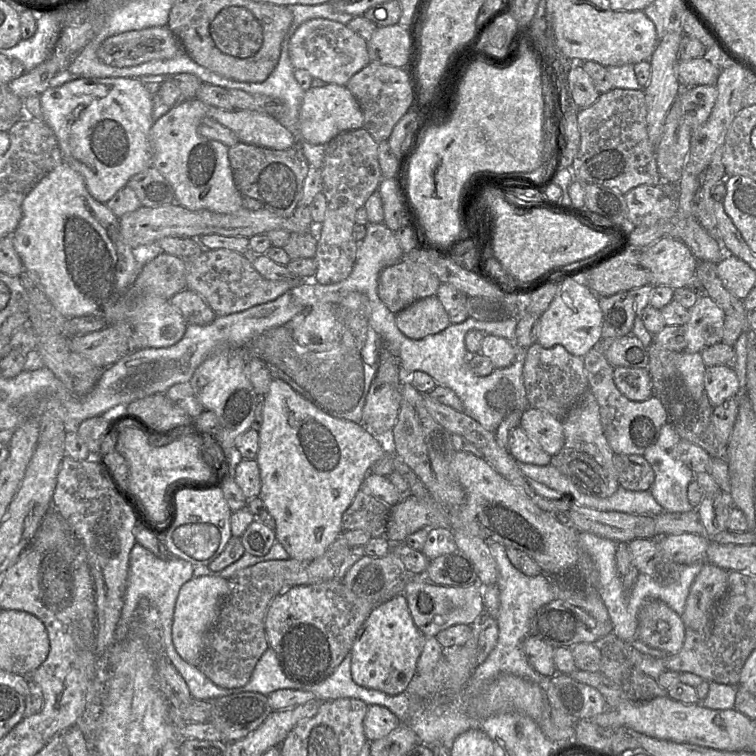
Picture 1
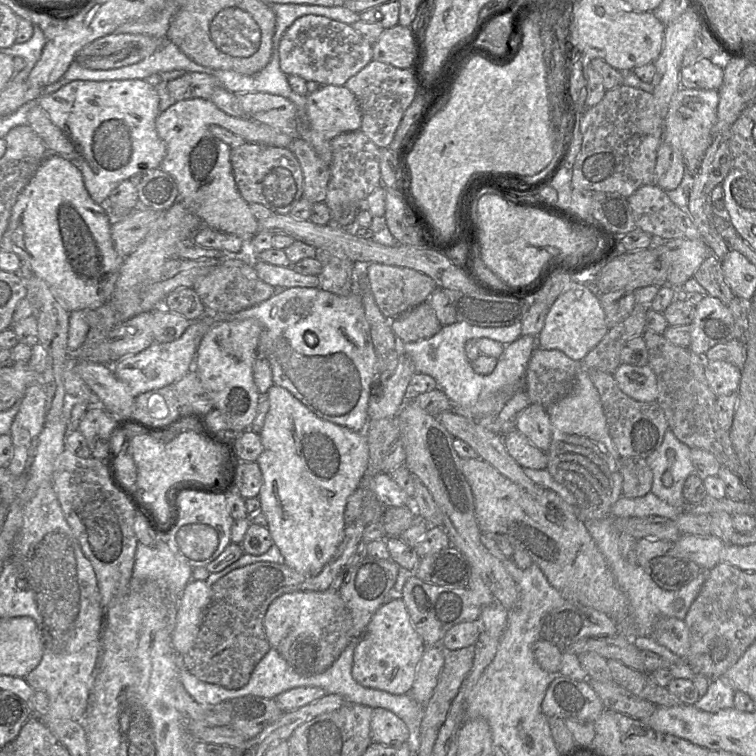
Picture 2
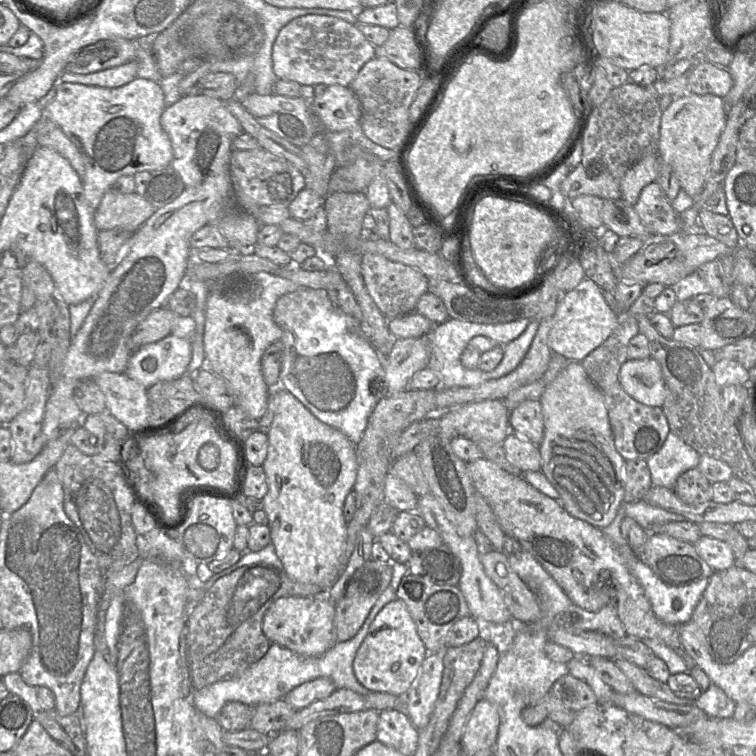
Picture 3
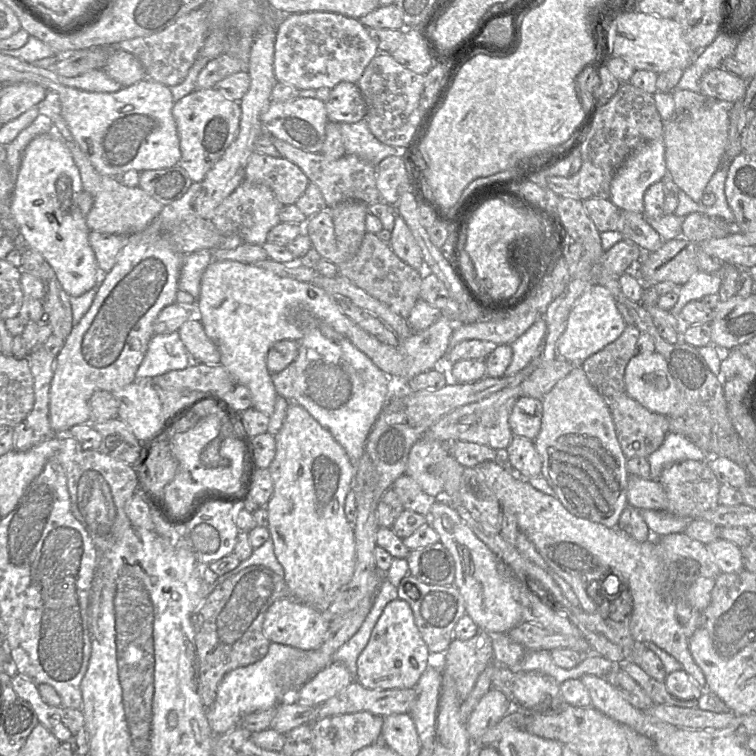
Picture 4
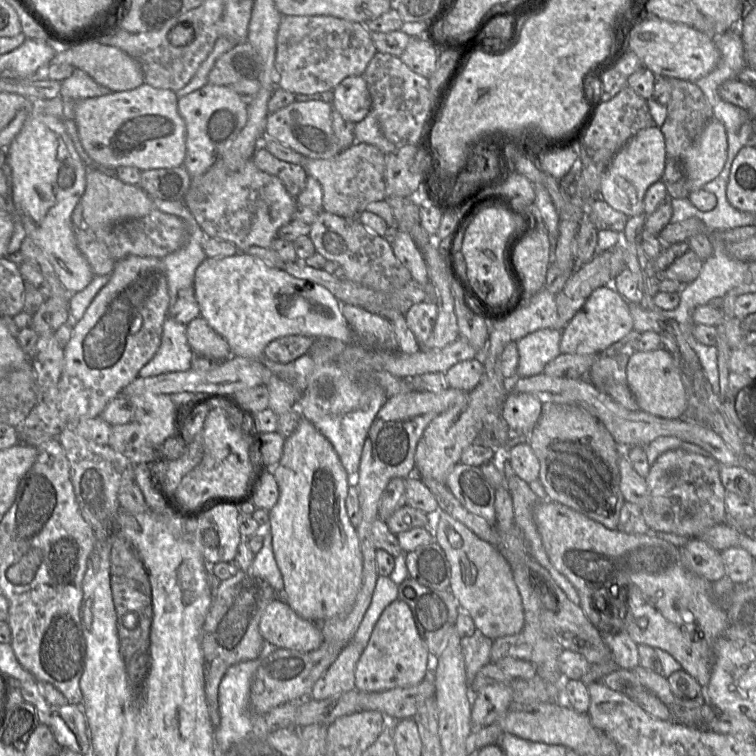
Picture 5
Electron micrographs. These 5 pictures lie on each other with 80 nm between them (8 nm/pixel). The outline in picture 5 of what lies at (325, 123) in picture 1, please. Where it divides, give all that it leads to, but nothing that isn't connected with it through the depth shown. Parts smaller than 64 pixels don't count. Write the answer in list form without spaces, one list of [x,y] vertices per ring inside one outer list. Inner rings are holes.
[[[349,76],[333,90],[332,109],[353,123],[362,121],[372,109],[367,83],[362,76]]]

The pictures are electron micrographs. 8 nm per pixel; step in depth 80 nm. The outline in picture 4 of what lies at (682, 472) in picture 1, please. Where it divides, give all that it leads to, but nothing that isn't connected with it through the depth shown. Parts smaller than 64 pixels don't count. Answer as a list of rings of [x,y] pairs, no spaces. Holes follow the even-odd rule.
[[[669,430],[662,444],[659,446],[659,448],[657,448],[653,453],[647,456],[647,461],[650,466],[650,479],[658,480],[663,470],[674,463],[682,462],[685,460],[707,461],[710,457],[720,457],[720,456],[708,455],[706,452],[698,448],[695,444],[693,444],[691,441],[689,441],[684,436]]]

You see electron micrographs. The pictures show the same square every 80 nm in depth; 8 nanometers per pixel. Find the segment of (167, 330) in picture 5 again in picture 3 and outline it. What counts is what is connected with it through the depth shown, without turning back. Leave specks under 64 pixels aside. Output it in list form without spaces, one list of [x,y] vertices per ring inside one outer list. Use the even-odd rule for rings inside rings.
[[[169,334],[156,342],[148,343],[135,349],[129,358],[124,373],[148,389],[158,382],[176,380],[187,374],[191,353],[190,340]]]

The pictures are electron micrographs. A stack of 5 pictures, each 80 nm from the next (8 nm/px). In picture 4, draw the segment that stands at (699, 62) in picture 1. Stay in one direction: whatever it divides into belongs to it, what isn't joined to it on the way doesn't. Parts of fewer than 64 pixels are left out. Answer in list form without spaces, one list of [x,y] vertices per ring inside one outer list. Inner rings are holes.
[[[722,68],[705,73],[700,80],[700,93],[709,98],[734,103],[744,97],[749,80],[745,80]]]

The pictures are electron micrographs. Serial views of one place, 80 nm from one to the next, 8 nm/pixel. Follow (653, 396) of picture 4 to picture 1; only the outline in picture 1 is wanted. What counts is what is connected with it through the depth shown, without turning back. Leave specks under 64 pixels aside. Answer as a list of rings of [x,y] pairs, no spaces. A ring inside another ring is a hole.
[[[616,367],[613,379],[617,389],[631,401],[642,402],[653,395],[652,380],[647,368]]]

